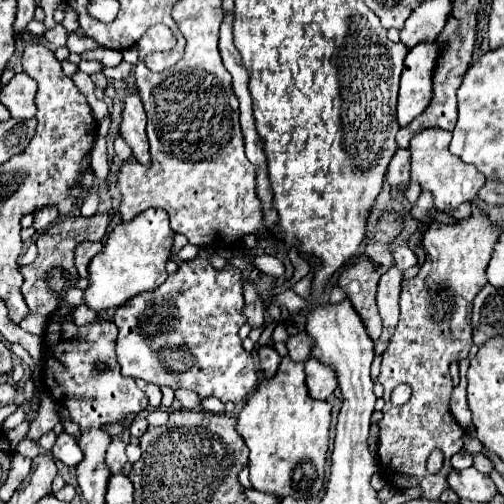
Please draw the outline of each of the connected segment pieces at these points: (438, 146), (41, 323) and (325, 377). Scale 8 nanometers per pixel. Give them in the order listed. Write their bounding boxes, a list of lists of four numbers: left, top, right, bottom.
[[411,129,485,211],[19,315,49,335],[305,357,337,401]]

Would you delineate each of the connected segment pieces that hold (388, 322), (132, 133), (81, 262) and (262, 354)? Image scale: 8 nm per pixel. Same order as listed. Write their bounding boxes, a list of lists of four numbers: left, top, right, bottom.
[[375,265,403,355],[119,93,149,165],[75,241,103,277],[259,347,281,377]]

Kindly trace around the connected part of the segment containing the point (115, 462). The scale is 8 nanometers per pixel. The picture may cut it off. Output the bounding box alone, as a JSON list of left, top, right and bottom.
[105,439,127,473]

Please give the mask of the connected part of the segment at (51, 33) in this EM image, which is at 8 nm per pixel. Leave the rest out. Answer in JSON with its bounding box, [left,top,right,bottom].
[44,23,67,47]

